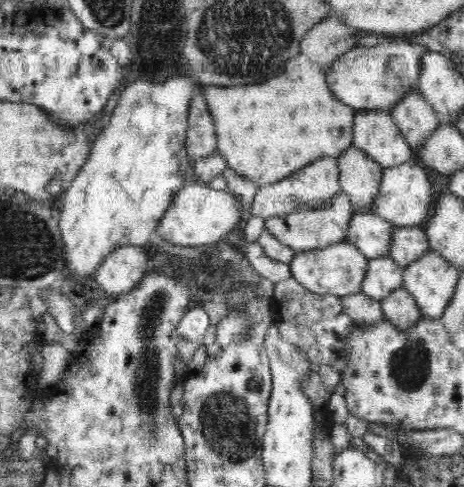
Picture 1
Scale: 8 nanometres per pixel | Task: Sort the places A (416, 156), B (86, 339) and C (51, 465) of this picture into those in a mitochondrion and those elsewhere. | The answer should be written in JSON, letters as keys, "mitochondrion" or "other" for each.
{"A":"other","B":"other","C":"other"}

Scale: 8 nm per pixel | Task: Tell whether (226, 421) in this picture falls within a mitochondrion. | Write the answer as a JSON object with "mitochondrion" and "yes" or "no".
{"mitochondrion":"yes"}

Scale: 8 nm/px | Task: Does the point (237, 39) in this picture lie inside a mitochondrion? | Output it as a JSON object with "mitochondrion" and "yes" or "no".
{"mitochondrion":"yes"}

